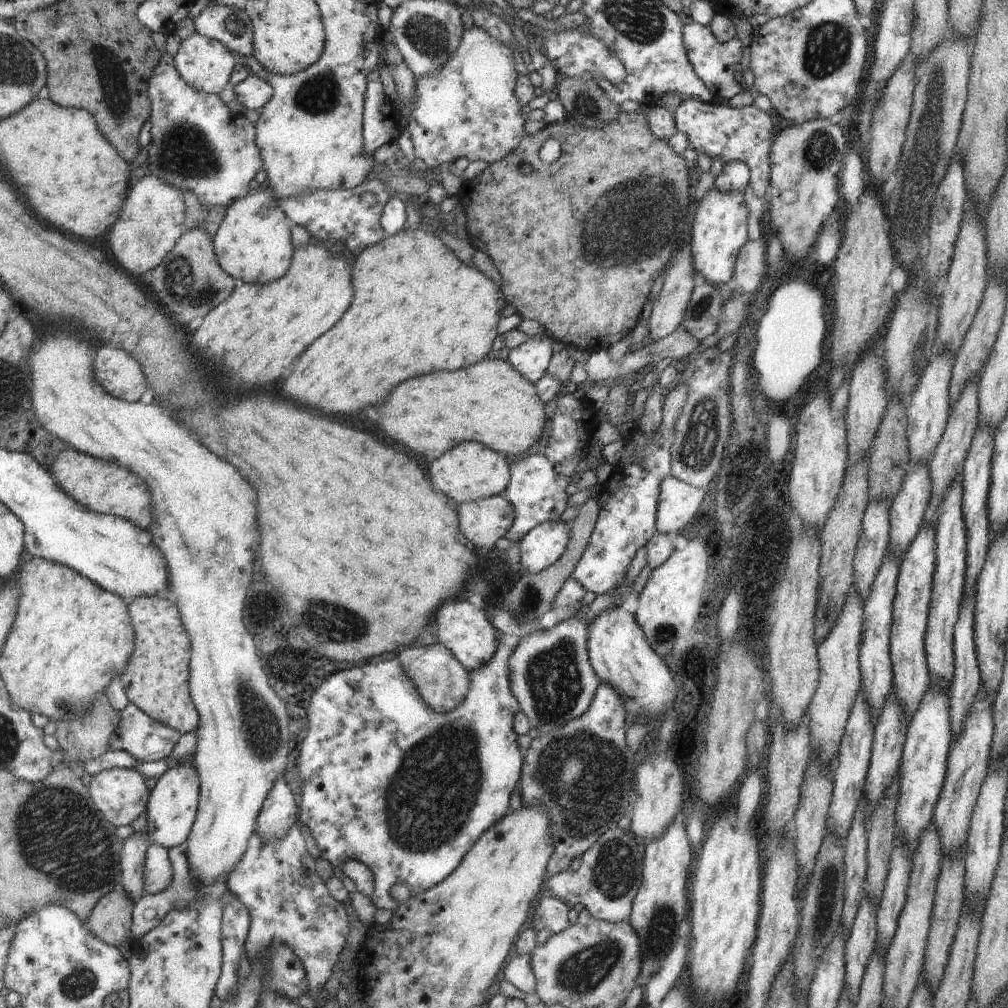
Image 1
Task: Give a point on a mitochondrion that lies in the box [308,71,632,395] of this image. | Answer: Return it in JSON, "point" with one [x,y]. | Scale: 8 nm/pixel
{"point":[587,105]}

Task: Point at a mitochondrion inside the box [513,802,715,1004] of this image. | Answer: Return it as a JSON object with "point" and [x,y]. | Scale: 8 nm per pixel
{"point":[583,970]}

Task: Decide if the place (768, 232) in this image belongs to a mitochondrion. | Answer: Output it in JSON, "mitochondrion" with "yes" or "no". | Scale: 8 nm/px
{"mitochondrion":"no"}

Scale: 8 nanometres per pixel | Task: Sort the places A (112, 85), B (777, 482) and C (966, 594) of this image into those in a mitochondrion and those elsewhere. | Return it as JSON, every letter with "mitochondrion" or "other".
{"A":"mitochondrion","B":"other","C":"other"}

